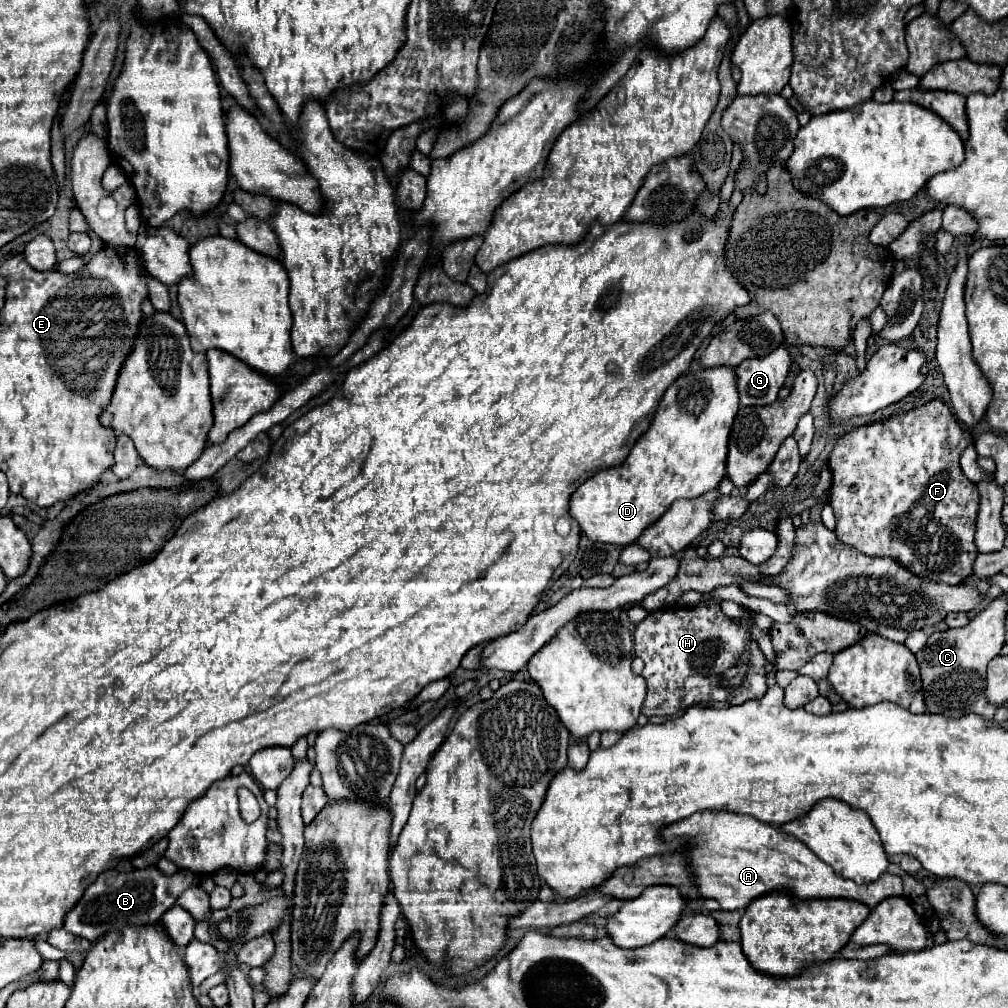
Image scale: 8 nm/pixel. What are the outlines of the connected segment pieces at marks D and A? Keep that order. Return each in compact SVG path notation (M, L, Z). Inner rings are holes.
M730 367L700 369L674 381L650 429L636 441L626 461L592 475L572 495L570 513L582 533L600 543L632 545L676 499L694 499L718 487L726 477L728 437L738 409L736 375Z
M702 811L674 823L662 831L666 839L690 835L696 841L684 855L692 861L698 877L698 889L704 897L716 899L722 909L746 909L754 899L772 891L788 891L796 899L854 899L874 909L882 899L902 897L902 879L898 875L882 873L874 883L858 885L840 877L830 865L820 861L804 843L786 835L780 827L762 823L748 815L728 811Z

